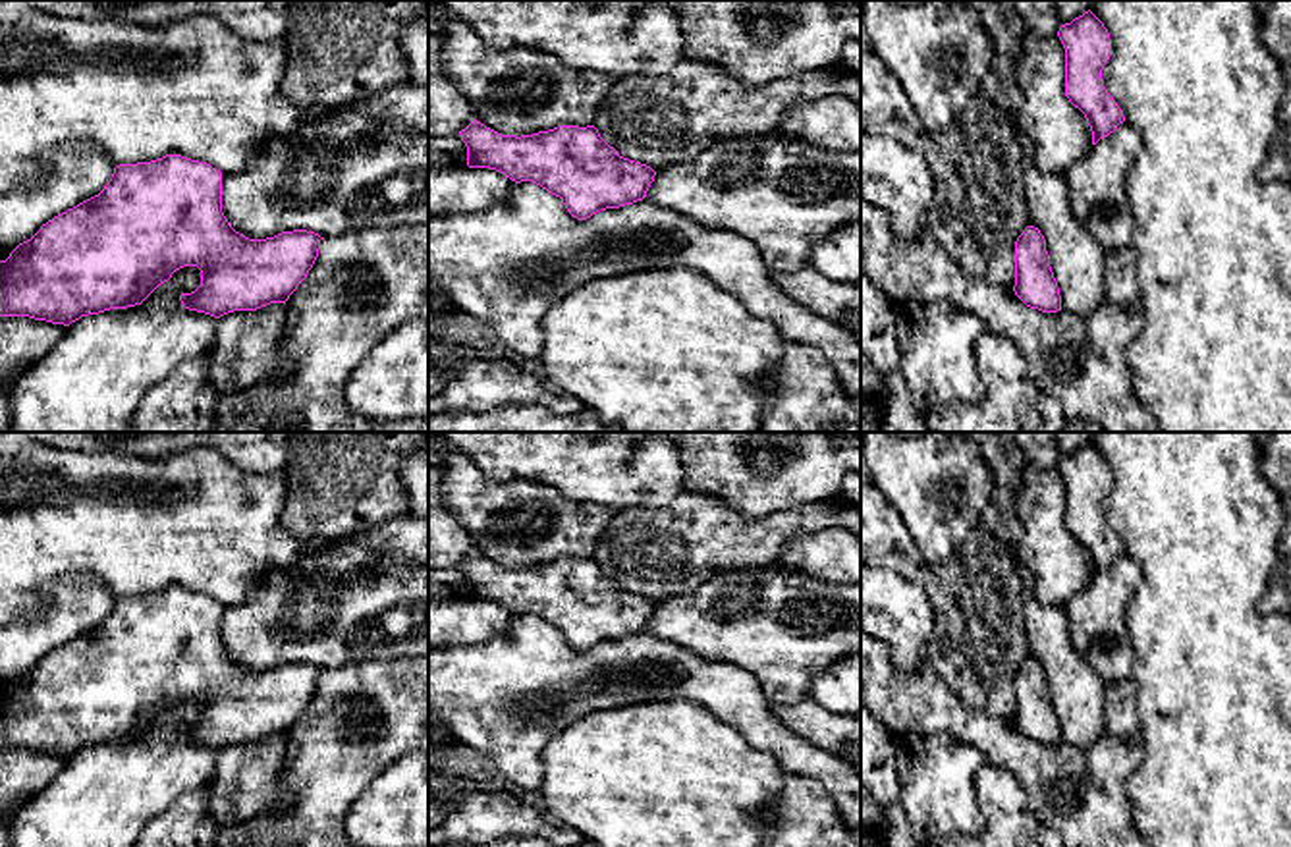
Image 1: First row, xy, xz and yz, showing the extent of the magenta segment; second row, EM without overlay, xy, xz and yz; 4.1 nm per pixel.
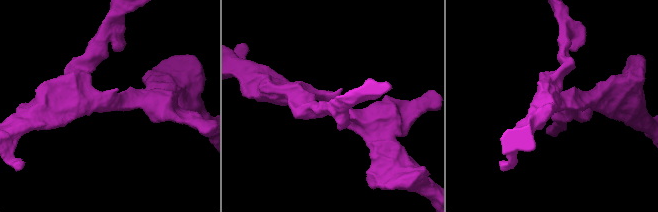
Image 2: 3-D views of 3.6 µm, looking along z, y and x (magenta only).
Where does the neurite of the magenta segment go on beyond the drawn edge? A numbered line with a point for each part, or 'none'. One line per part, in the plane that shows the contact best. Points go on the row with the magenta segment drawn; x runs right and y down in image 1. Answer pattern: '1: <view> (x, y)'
none

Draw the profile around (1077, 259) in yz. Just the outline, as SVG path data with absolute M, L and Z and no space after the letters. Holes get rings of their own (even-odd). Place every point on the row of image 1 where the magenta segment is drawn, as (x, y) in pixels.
M1017 127L1029 226L1046 239L1050 266L1061 295L1061 311L1088 316L1104 301L1102 245L1077 220L1063 174L1044 174L1034 162L1030 139Z

